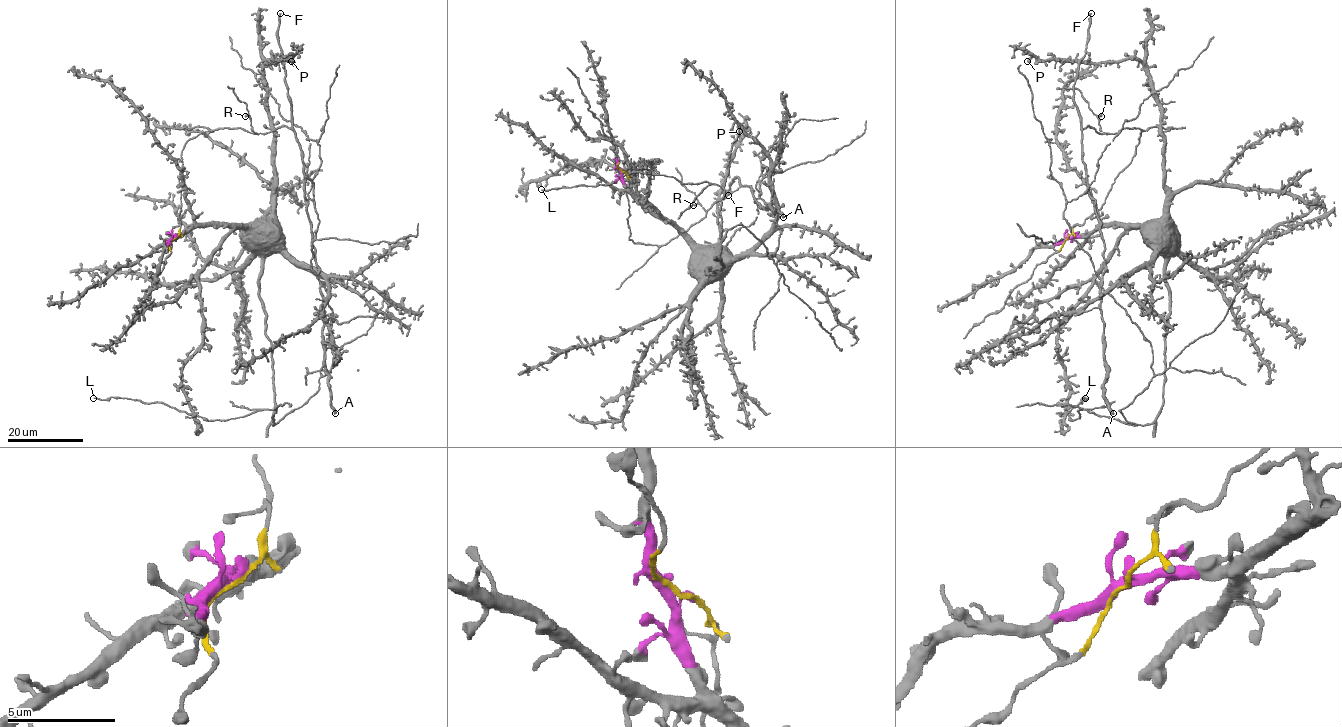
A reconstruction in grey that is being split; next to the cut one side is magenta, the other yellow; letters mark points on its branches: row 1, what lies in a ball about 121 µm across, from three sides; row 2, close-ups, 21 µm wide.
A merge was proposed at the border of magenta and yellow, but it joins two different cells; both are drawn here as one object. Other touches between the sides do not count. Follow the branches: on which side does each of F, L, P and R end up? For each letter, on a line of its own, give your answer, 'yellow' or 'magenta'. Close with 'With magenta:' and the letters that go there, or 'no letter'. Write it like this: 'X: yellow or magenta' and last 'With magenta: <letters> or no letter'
F: yellow
L: magenta
P: magenta
R: yellow
With magenta: L, P

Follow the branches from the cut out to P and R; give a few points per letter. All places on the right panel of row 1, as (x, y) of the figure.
P: (1066, 239), (1165, 215), (1158, 99), (1150, 74), (1134, 58), (1027, 61)
R: (1066, 239), (1075, 225), (1081, 225), (1100, 208), (1138, 142), (1138, 128), (1101, 132), (1100, 117)

